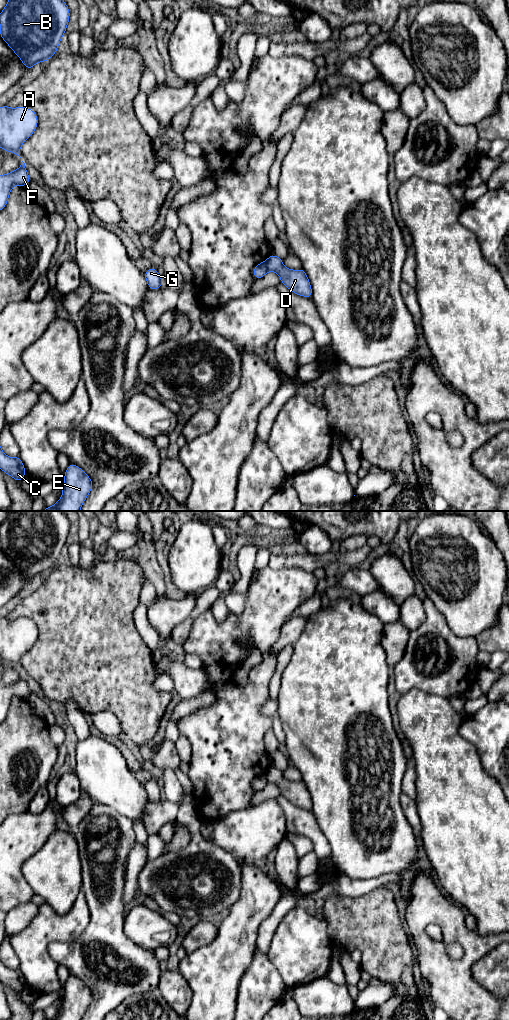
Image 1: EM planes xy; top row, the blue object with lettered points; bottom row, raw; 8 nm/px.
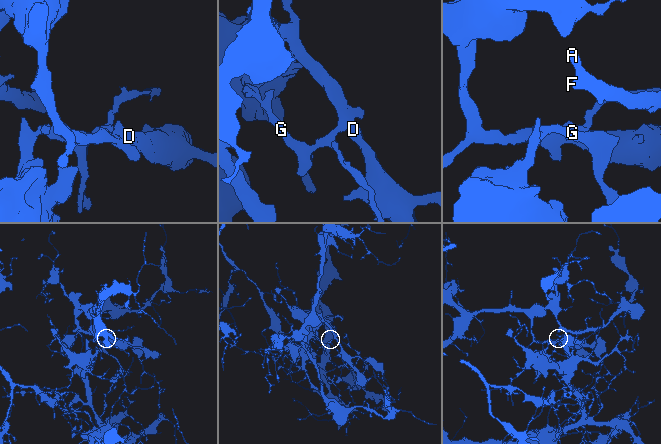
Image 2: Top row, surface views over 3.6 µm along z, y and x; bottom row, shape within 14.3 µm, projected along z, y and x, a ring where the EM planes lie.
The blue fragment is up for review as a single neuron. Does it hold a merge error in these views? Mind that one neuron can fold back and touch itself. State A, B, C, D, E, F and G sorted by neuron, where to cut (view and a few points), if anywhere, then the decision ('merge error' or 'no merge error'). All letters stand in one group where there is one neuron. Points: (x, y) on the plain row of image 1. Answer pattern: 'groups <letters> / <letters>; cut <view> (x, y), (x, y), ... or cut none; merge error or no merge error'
groups A B D F / C E G; cut xy (264, 774), (268, 782); merge error

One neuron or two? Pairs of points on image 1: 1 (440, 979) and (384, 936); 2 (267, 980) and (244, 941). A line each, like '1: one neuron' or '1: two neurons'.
1: two neurons
2: two neurons

